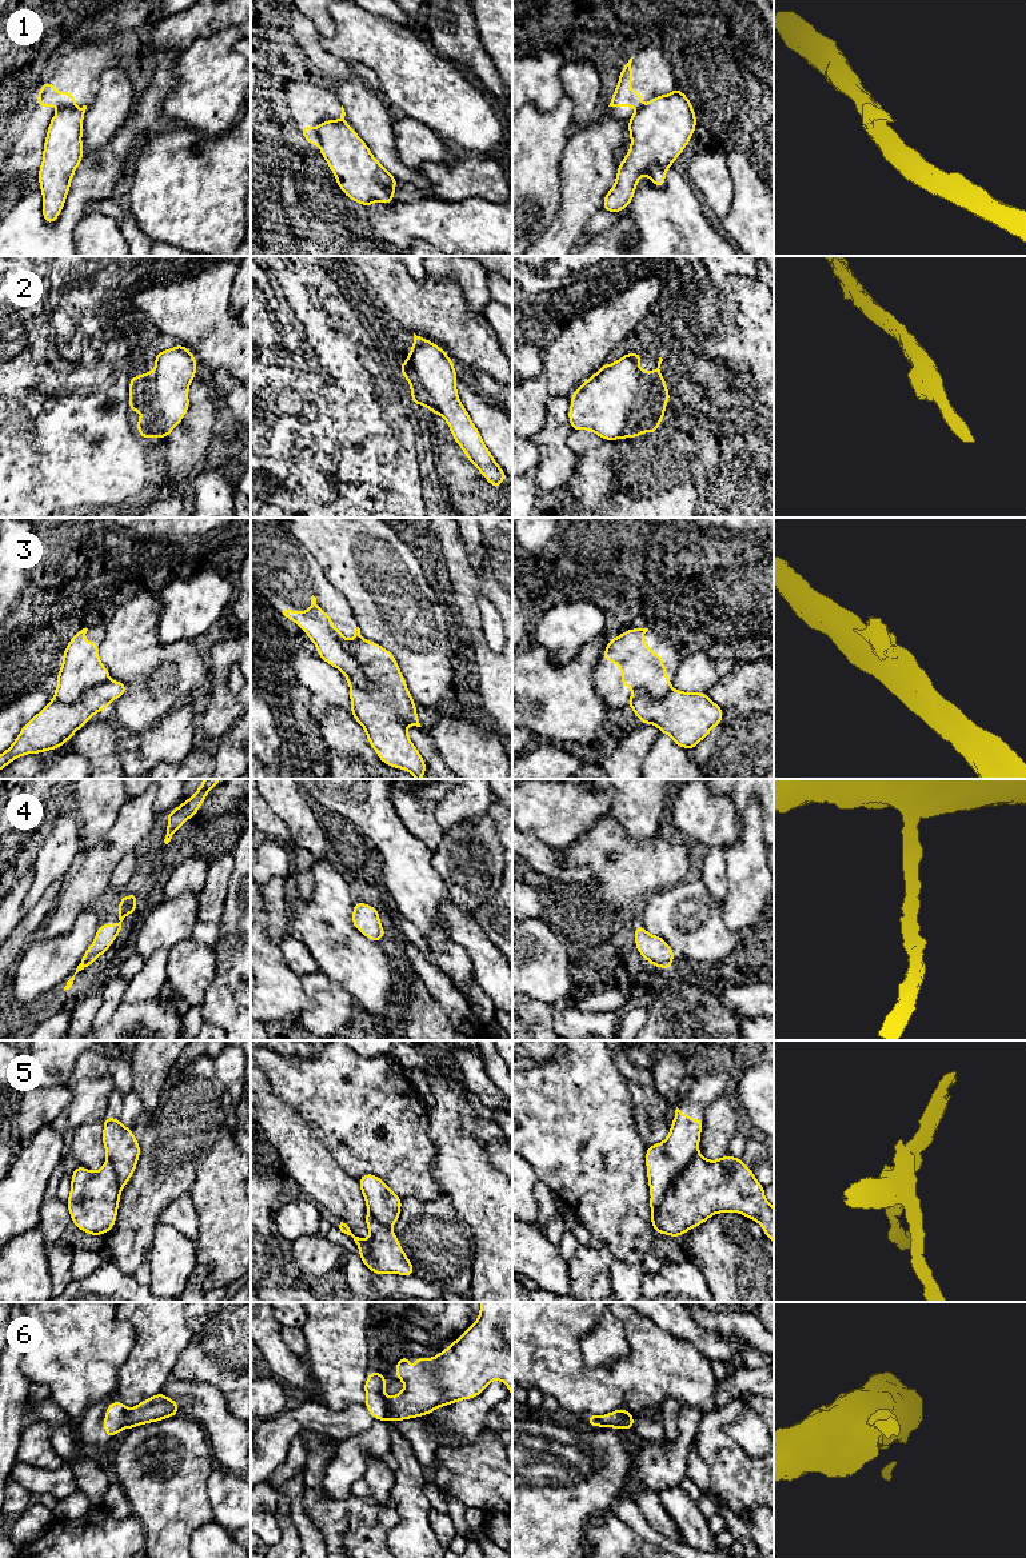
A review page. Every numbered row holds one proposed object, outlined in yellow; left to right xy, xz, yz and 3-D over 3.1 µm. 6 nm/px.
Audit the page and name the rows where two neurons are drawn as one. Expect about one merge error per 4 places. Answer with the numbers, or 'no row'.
1, 3, 5

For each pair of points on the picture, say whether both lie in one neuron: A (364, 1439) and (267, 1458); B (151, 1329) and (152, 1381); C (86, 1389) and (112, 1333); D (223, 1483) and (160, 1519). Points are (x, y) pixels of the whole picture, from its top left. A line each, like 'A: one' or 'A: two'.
A: two
B: one
C: one
D: two

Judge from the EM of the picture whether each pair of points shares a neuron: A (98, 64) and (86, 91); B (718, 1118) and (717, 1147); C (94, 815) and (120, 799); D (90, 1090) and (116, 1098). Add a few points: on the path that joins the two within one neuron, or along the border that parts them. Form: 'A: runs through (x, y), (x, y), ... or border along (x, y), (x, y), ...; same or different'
A: runs through (91, 71), (86, 76), (86, 84); same
B: runs through (718, 1125), (717, 1141); same
C: runs through (100, 809), (110, 799), (114, 799); same
D: border along (114, 1083), (103, 1117); different

